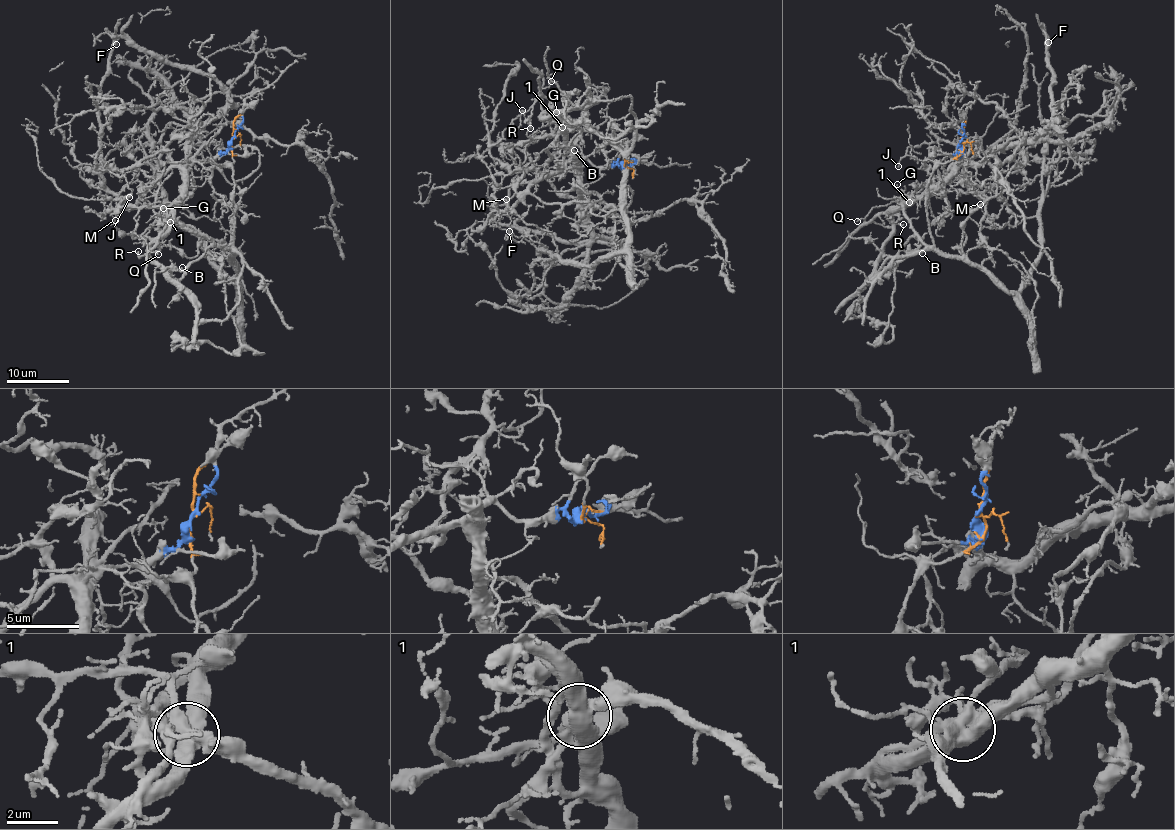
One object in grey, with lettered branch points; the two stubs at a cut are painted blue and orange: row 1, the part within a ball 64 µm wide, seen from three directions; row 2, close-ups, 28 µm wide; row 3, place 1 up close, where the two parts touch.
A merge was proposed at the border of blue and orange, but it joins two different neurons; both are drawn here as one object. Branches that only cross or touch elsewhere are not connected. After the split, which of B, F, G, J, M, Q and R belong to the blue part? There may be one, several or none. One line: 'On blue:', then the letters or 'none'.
On blue: F, G, J, Q, R

